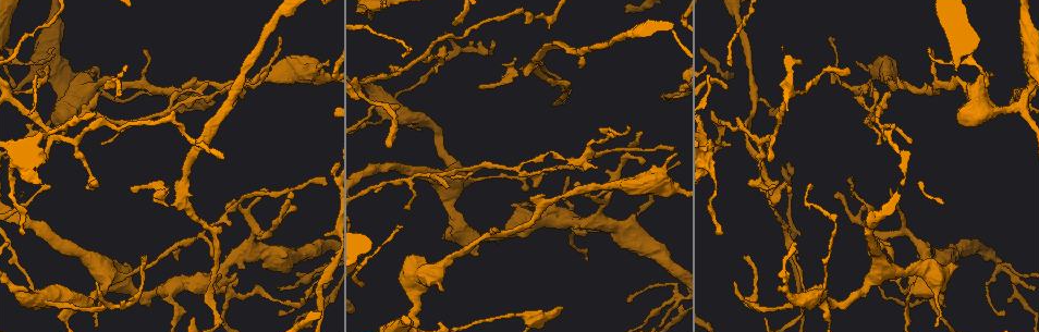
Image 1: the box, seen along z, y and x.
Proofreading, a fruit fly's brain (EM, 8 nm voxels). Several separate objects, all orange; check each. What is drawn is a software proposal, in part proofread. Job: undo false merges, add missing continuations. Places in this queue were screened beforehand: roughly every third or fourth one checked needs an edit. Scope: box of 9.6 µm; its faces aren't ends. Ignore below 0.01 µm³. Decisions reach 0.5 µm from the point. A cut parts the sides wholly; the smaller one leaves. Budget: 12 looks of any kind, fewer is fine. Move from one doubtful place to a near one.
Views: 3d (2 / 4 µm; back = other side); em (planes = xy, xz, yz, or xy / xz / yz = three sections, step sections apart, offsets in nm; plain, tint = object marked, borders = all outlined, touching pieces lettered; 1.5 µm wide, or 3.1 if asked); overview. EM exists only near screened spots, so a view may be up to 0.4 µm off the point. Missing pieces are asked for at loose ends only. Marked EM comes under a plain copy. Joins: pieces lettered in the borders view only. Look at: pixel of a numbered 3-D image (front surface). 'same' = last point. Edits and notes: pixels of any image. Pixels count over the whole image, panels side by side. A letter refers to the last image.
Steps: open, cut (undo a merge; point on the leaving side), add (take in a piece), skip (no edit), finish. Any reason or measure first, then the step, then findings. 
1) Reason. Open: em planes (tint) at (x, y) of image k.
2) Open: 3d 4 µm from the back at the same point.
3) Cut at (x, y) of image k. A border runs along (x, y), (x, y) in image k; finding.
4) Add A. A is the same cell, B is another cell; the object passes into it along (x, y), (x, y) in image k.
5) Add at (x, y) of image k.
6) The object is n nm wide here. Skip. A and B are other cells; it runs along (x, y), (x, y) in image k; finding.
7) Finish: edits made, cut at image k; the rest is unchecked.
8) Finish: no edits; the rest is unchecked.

Branch stops here. Open: em xy step 8 (borders) at (447, 187) of image 1.

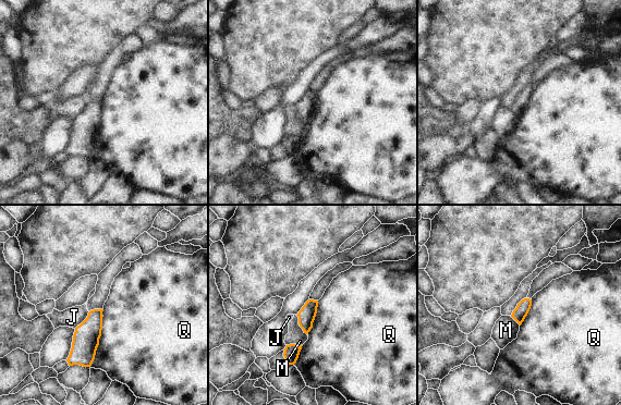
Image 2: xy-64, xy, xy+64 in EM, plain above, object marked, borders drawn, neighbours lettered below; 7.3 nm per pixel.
Skip. J, M and Q are other cells; a border runs along (102, 308), (101, 335), (89, 366) in image 2; none of them fits.

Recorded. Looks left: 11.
Branch stops here. Open: 3d 4 µm at (957, 265) of image 1.

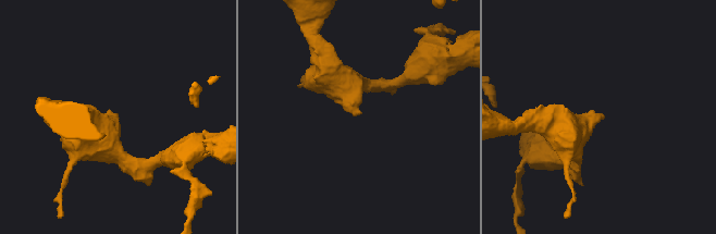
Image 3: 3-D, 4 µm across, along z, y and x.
Open: em planes (borders) at (604, 116) of image 3.

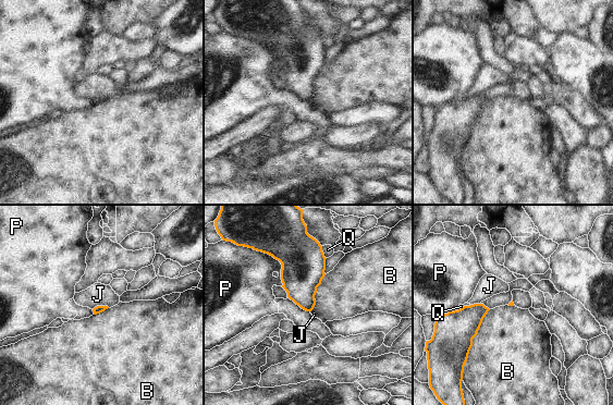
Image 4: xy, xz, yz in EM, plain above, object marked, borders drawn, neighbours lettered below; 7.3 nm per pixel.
Skip. B, J, P and Q are other cells; a border runs along (490, 309), (473, 339), (465, 363) in image 4; none of them fits.

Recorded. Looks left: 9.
Tapers out. Open: 3d 2 µm from the back at (891, 189) of image 1.

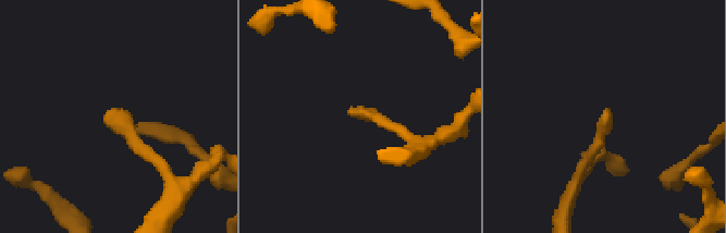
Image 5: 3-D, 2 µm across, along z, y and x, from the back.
Open: em planes (borders) at (349, 114) of image 5.

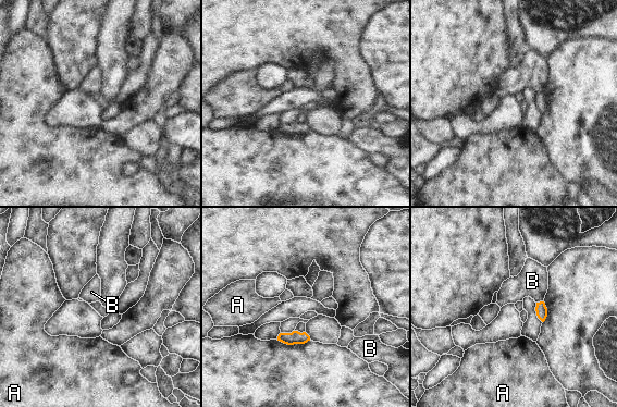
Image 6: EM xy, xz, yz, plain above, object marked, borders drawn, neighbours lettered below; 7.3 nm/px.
The object is 90 nm wide here. Skip. A and B are other cells; a border runs along (543, 300), (537, 303) in image 6; none of them fits.

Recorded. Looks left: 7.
Branch stops here. Open: em xz step 4 (tint) at (492, 42) of image 1.

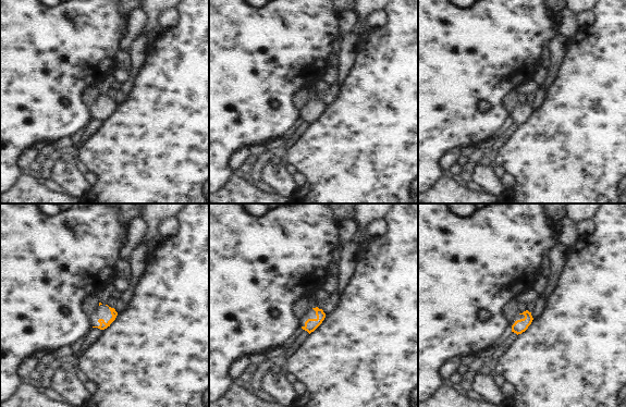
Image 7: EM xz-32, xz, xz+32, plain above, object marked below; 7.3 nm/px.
Cut it another way. Open: em planes (borders) at the same point.

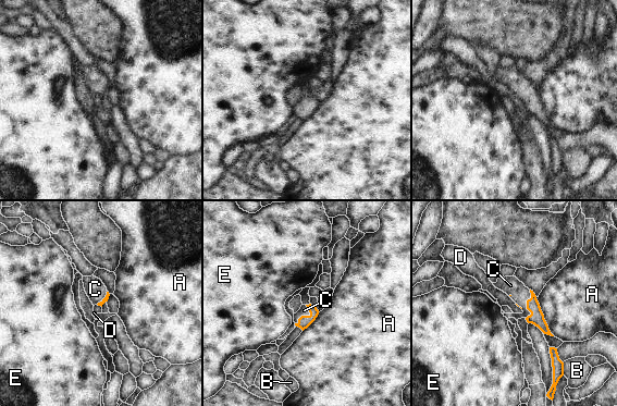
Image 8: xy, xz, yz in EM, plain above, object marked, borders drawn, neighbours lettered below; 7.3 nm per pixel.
Add at (510, 285) of image 8. C is the same cell, A, B, D and E are other cells; the object passes into it along (537, 317), (527, 304), (510, 285) in image 8; the neuron continues.

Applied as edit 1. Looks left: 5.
End of a long branch. Open: 3d 2 µm at (21, 234) of image 1.

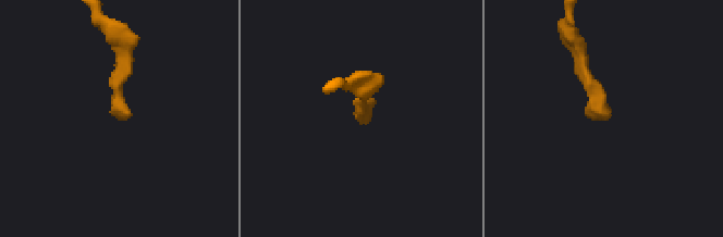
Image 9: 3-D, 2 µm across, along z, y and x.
Need the tissue. Open: em planes (tint) at (367, 122) of image 9.

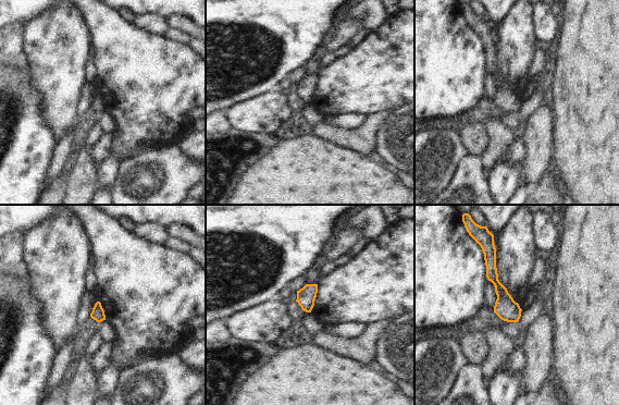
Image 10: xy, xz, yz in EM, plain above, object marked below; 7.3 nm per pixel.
Open: em planes (borders) at the same point.

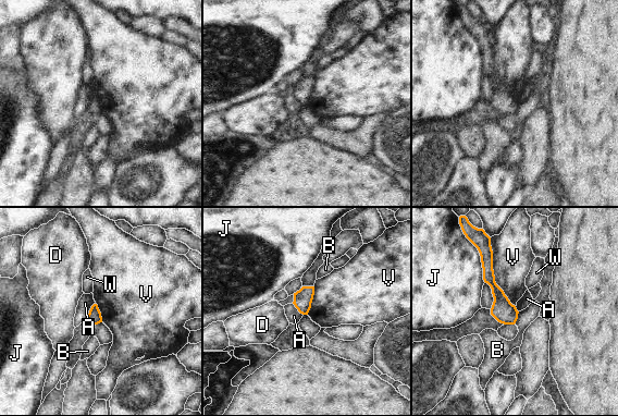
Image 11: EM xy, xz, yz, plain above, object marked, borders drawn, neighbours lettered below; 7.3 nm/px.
The object is 100 nm wide here. Skip. A, B, D, J, V and W are other cells; a border runs along (519, 312), (518, 318), (514, 323) in image 11; none of them fits.

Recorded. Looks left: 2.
Finish: edits made, add at image 8; the rest is unchecked.

